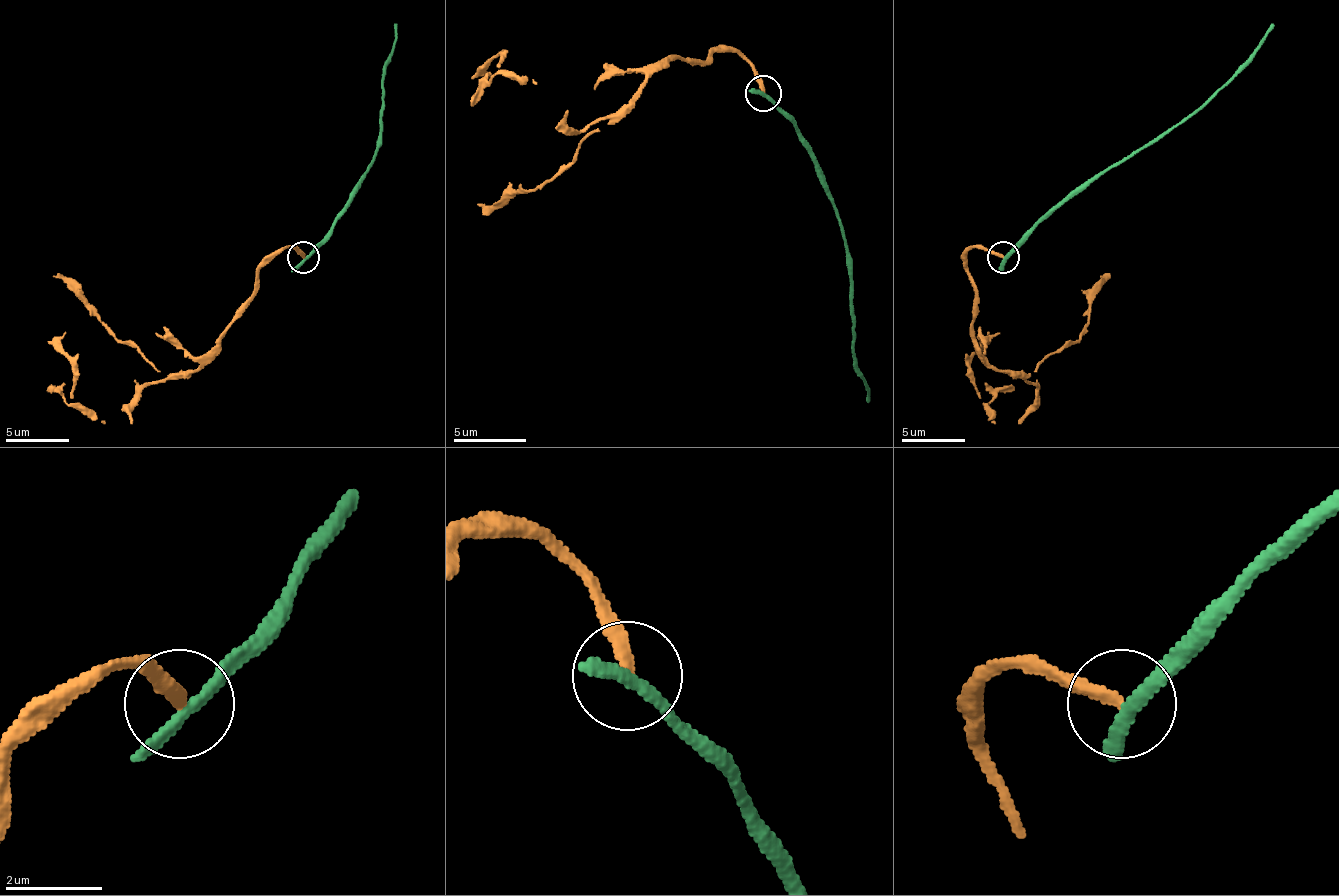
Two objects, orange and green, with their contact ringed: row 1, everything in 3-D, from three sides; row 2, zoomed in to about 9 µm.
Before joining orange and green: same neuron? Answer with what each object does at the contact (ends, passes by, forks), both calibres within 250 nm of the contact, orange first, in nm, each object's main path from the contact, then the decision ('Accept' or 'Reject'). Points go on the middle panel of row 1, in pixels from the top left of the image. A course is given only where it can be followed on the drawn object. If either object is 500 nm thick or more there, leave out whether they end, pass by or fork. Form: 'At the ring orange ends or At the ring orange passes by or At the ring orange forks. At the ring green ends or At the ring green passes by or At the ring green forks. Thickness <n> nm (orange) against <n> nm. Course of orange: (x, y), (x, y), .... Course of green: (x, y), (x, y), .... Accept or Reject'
At the ring orange ends. At the ring green passes by. Thickness 260 nm (orange) against 220 nm. Course of orange: (762, 92), (740, 56), (668, 60), (613, 114), (574, 132), (537, 85), (498, 71), (501, 56), (490, 78). Course of green: (762, 92), (794, 125), (841, 219), (852, 357), (870, 400). Reject

